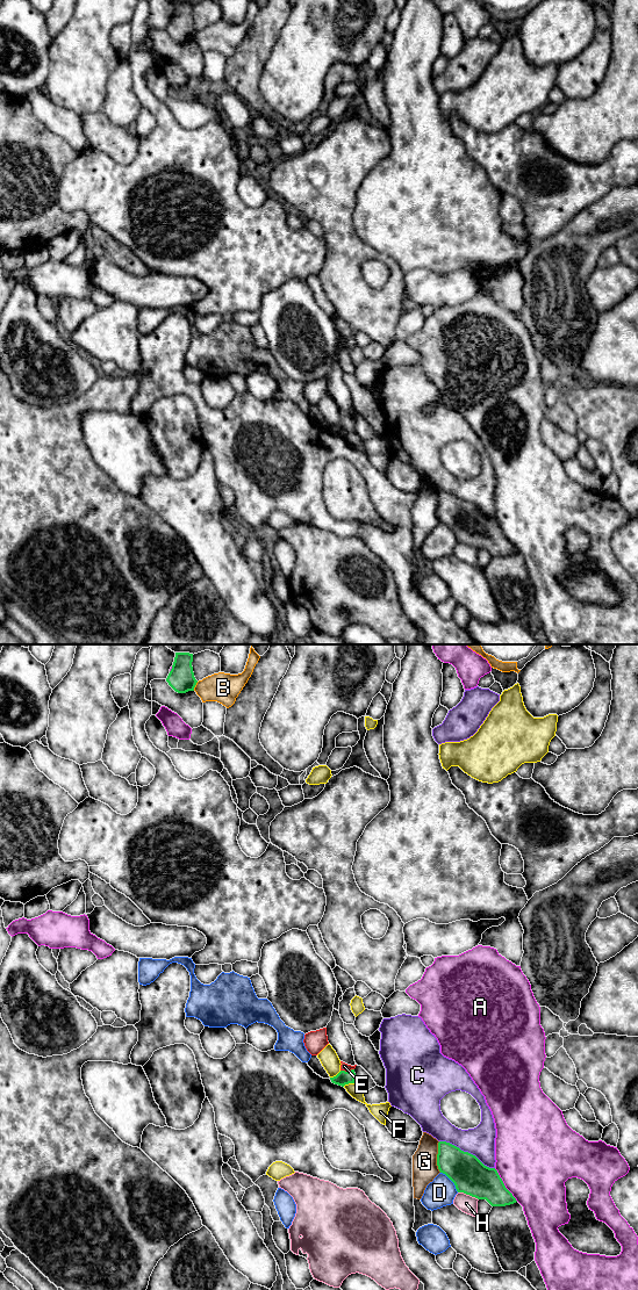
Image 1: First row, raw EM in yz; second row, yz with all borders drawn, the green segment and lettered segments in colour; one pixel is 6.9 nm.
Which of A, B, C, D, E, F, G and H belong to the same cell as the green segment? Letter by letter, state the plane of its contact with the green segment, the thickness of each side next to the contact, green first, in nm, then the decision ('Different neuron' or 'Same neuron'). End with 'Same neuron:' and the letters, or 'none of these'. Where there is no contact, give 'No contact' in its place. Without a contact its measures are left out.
A: Touches green in yz. Thickness 240 nm (green) against 480 nm. Different neuron
B: Touches green in yz. Thickness 180 nm (green) against 200 nm. Different neuron
C: Touches green in yz. Thickness 240 nm (green) against 200 nm. Different neuron
D: Touches green in yz. Thickness 240 nm (green) against 200 nm. Different neuron
E: Touches green in yz. Thickness 100 nm (green) against 50 nm. Same neuron
F: Touches green in yz. Thickness 100 nm (green) against 90 nm. Different neuron
G: Touches green in yz. Thickness 240 nm (green) against 180 nm. Different neuron
H: Touches green in yz. Thickness 240 nm (green) against 120 nm. Different neuron
Same neuron: E

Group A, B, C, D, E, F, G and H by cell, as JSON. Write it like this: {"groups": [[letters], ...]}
{"groups": [["A"], ["B"], ["C"], ["D"], ["E"], ["F"], ["G"], ["H"]]}

